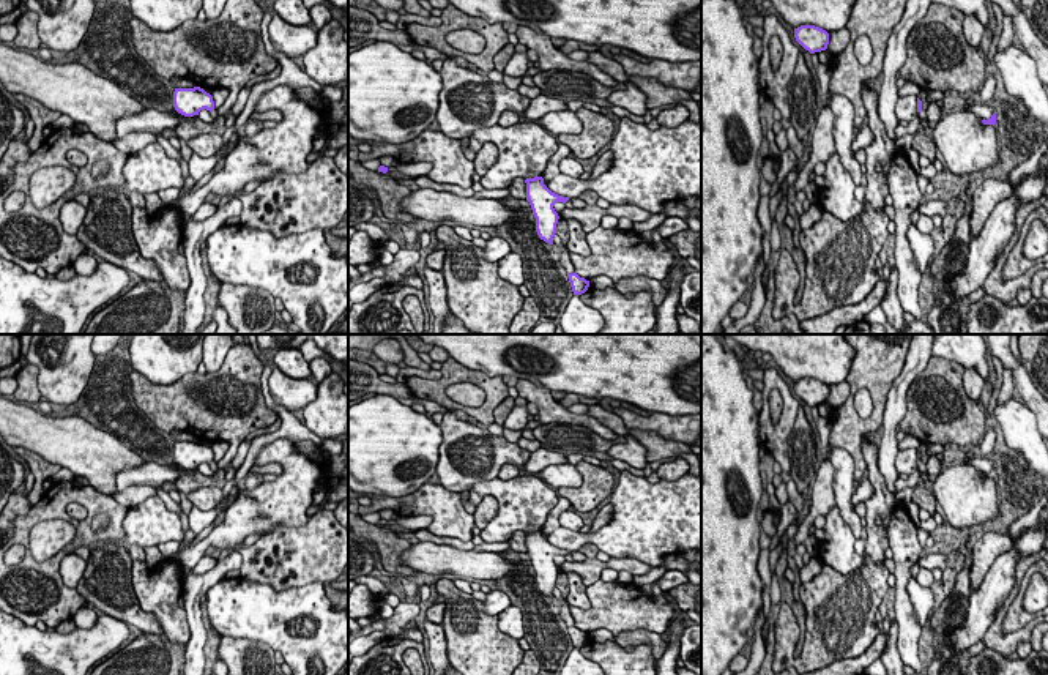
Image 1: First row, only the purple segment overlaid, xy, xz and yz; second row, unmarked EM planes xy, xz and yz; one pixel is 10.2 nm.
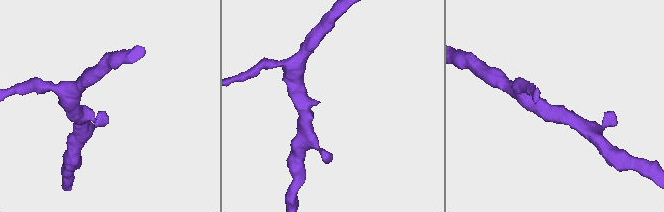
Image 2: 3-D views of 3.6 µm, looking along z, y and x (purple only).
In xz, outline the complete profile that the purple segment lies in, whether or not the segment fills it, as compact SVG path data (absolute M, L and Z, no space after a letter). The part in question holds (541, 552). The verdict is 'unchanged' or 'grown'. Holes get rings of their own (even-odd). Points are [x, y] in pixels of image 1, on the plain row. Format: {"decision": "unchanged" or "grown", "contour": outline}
{"decision": "unchanged", "contour": "M542 530L526 531L526 554L531 558L533 568L536 571L536 585L541 593L553 598L553 590L556 587L558 566L553 558L556 555L566 557L569 552L552 546L545 538Z"}

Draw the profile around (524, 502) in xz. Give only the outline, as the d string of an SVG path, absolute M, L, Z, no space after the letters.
M528 475L503 481L474 483L481 497L498 500L498 514L481 531L484 543L507 543L515 531L542 530L550 511L558 503L558 494L542 478Z

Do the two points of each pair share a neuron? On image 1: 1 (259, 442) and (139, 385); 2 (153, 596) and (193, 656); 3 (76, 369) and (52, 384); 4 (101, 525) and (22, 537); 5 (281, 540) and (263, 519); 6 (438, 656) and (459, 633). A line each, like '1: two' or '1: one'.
1: two
2: two
3: one
4: one
5: two
6: two

